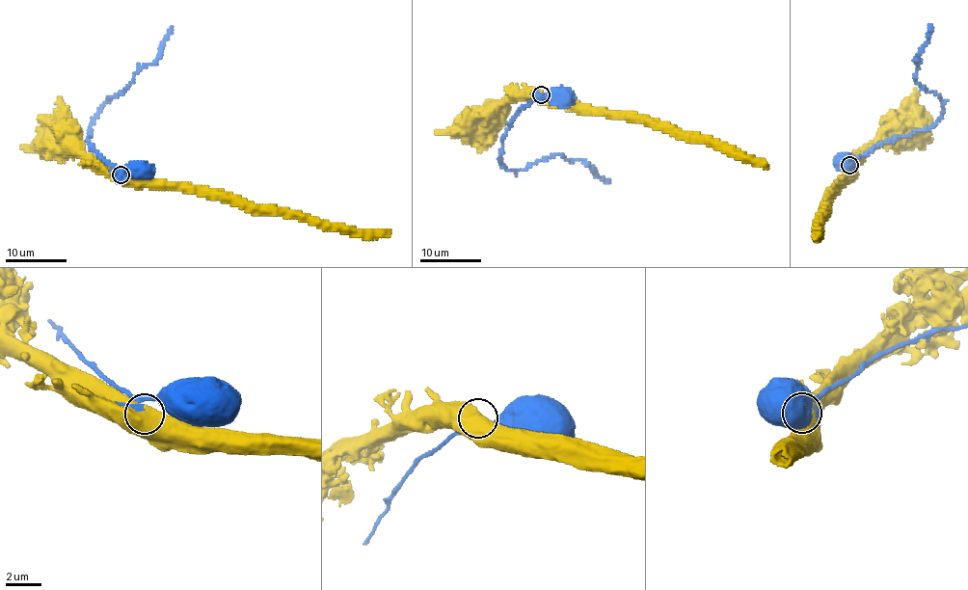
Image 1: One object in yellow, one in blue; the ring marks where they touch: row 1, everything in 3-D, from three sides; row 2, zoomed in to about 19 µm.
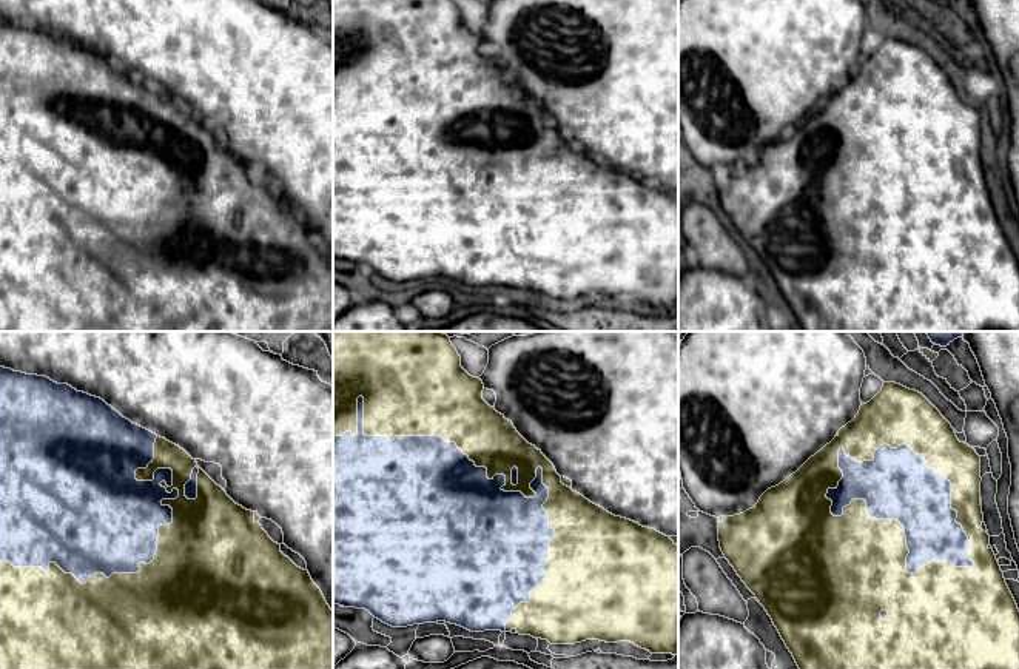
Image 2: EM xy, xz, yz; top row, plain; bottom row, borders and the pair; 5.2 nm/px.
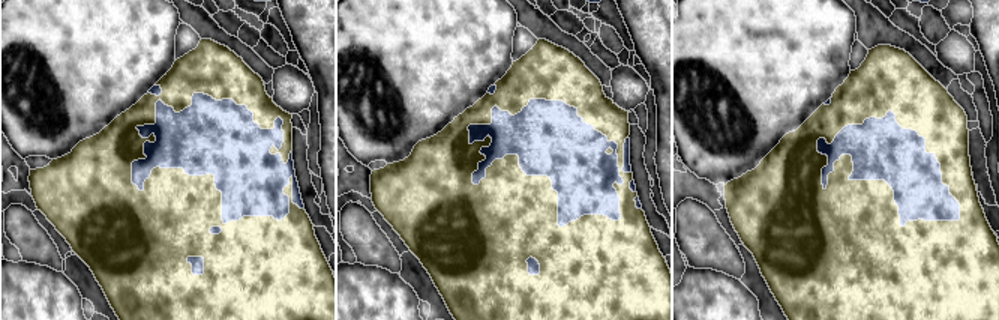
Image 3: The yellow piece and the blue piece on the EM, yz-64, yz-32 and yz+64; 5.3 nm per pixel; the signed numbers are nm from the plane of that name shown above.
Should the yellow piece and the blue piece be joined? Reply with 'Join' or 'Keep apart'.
Keep apart

